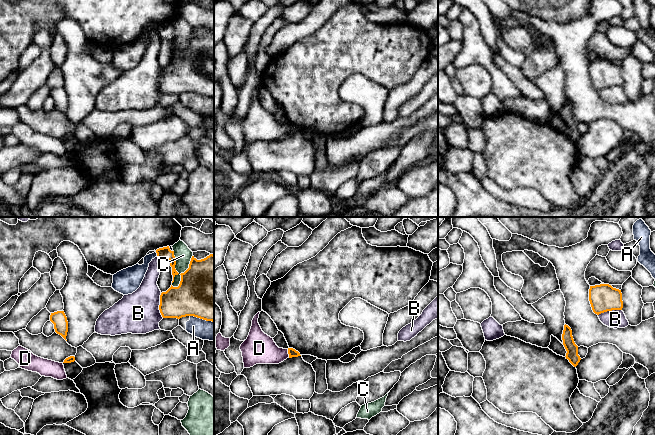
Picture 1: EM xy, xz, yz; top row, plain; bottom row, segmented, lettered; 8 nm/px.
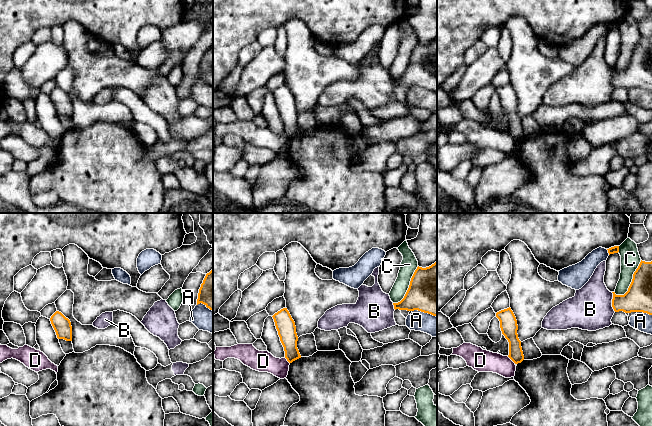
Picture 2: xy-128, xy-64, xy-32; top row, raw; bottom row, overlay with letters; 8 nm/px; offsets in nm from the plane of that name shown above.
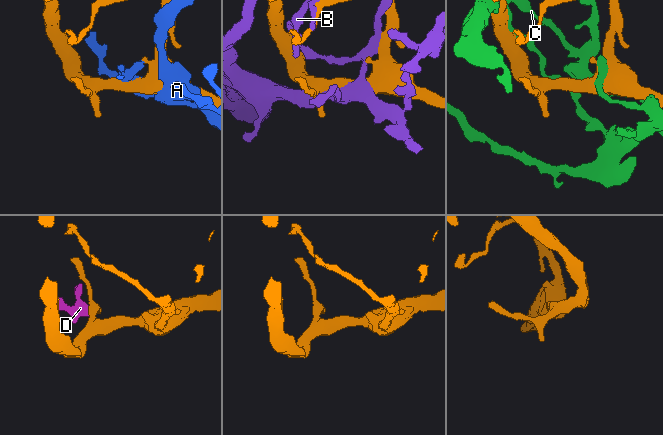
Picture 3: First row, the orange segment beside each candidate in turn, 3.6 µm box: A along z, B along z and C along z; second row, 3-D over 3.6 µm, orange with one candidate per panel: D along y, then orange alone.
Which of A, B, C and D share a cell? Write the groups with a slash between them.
A / B / C / D

